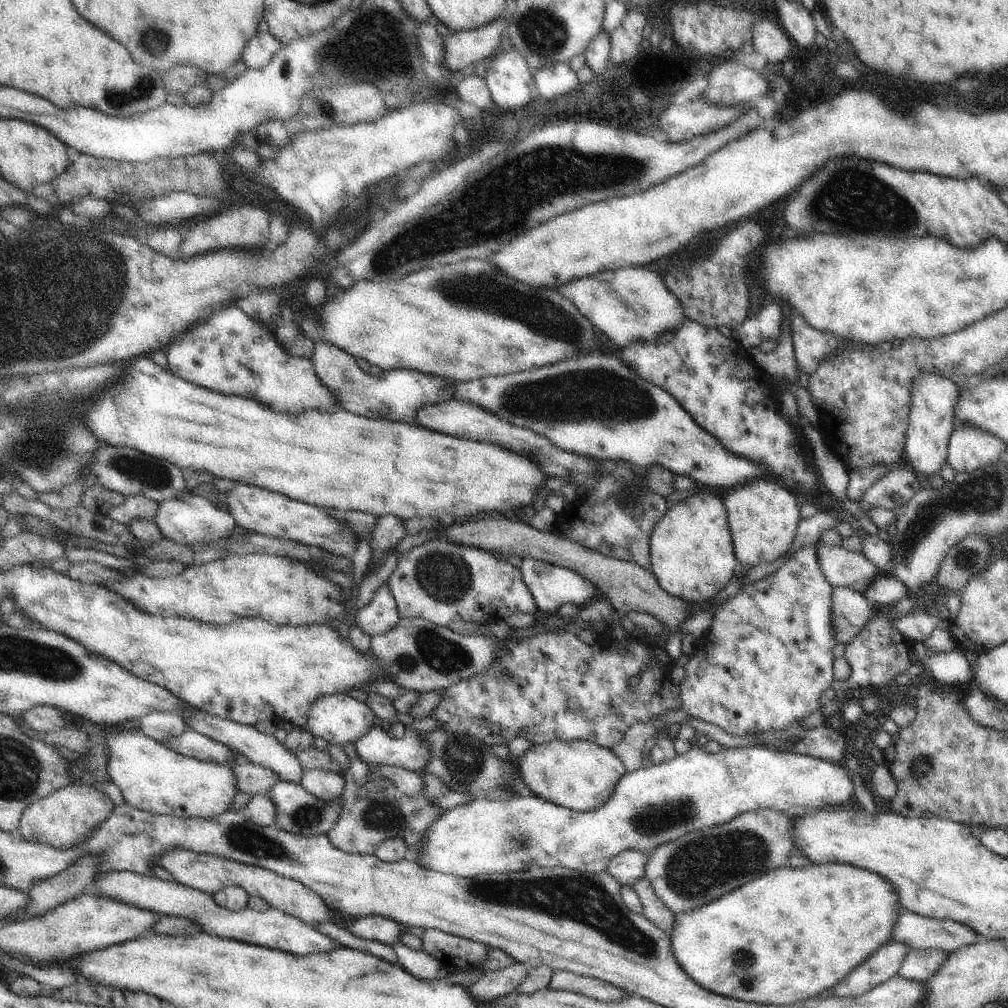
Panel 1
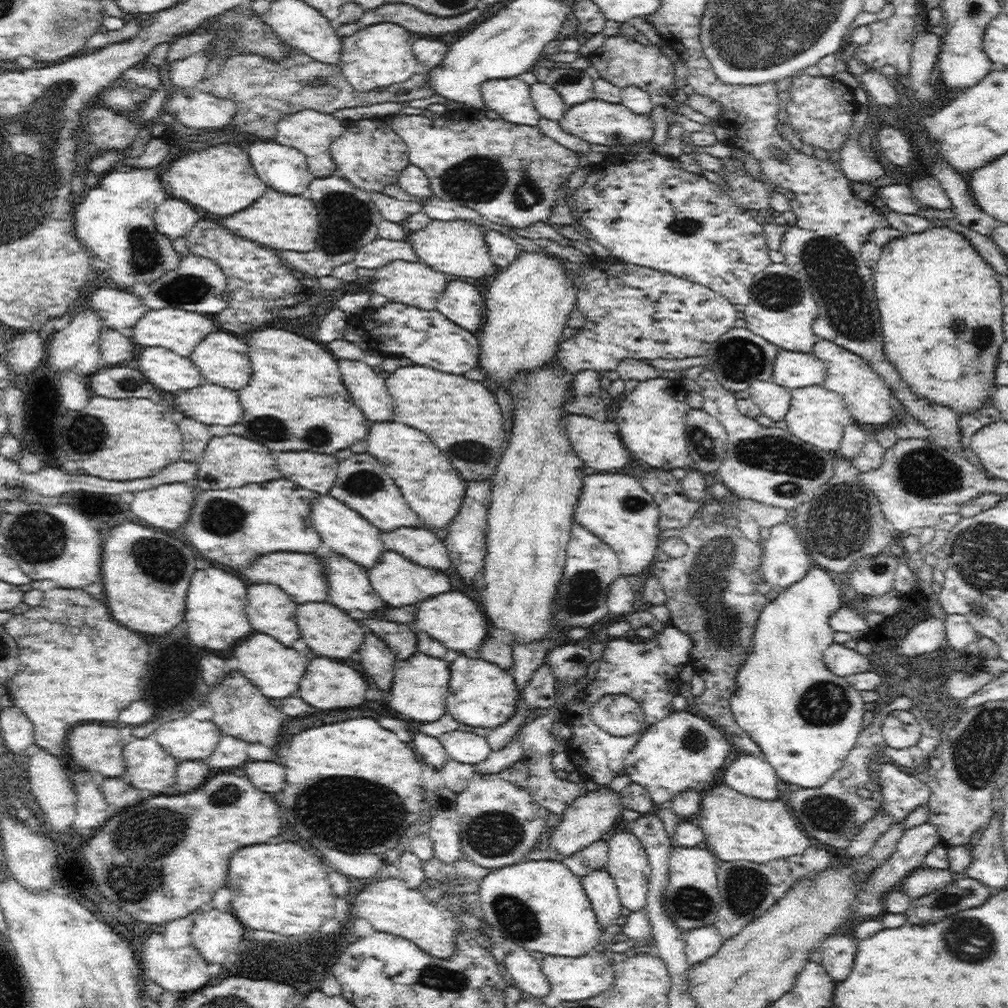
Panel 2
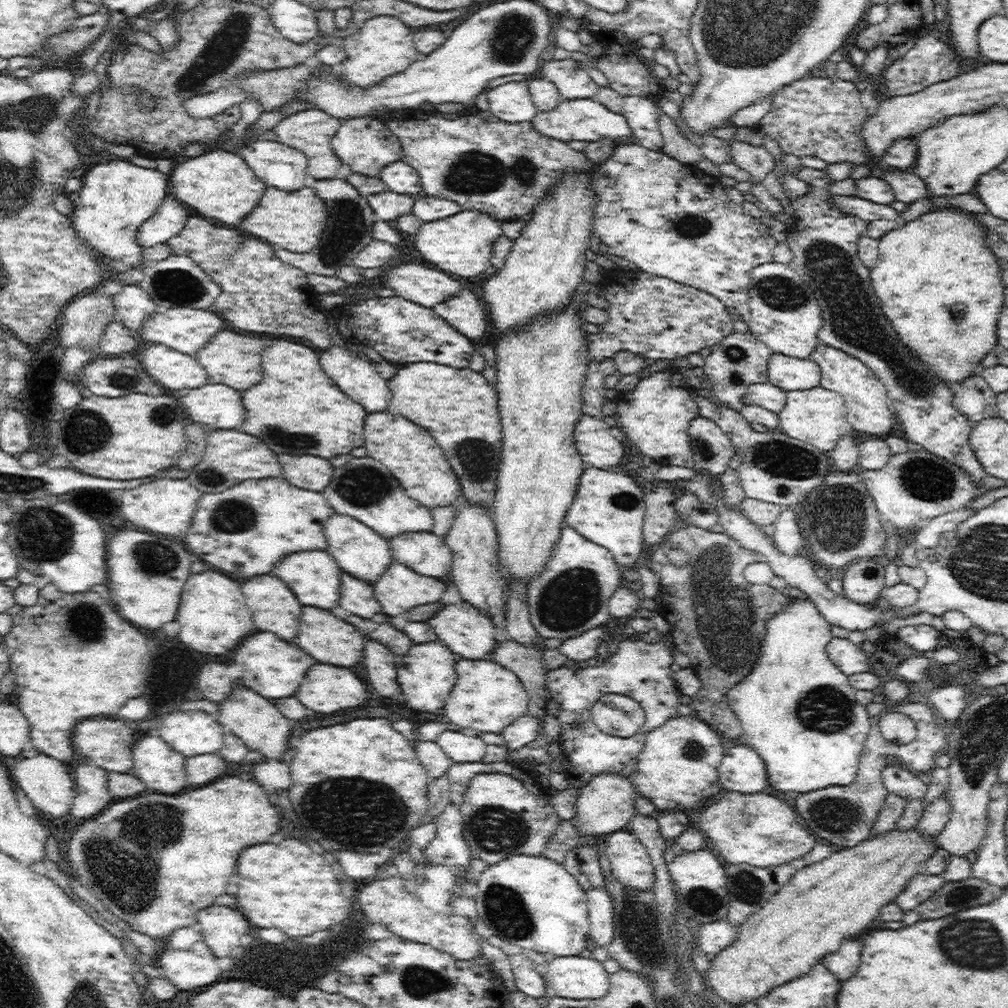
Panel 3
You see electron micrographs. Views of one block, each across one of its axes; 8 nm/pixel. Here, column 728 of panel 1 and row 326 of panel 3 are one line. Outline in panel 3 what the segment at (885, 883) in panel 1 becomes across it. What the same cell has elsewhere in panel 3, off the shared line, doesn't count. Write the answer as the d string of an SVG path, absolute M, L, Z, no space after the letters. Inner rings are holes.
M961 208L938 209L923 214L919 219L906 222L890 232L886 232L884 236L880 236L878 244L878 260L876 266L869 269L872 279L872 286L882 302L882 310L884 314L890 318L892 326L896 328L900 340L908 346L912 352L940 379L952 386L962 382L964 378L972 376L979 372L981 362L984 357L992 353L998 345L997 323L1000 311L1004 306L1005 300L1005 284L1003 283L999 261L997 256L992 252L991 247L987 245L987 240L982 234L982 228L978 226L978 222L972 216L964 213L966 210Z

